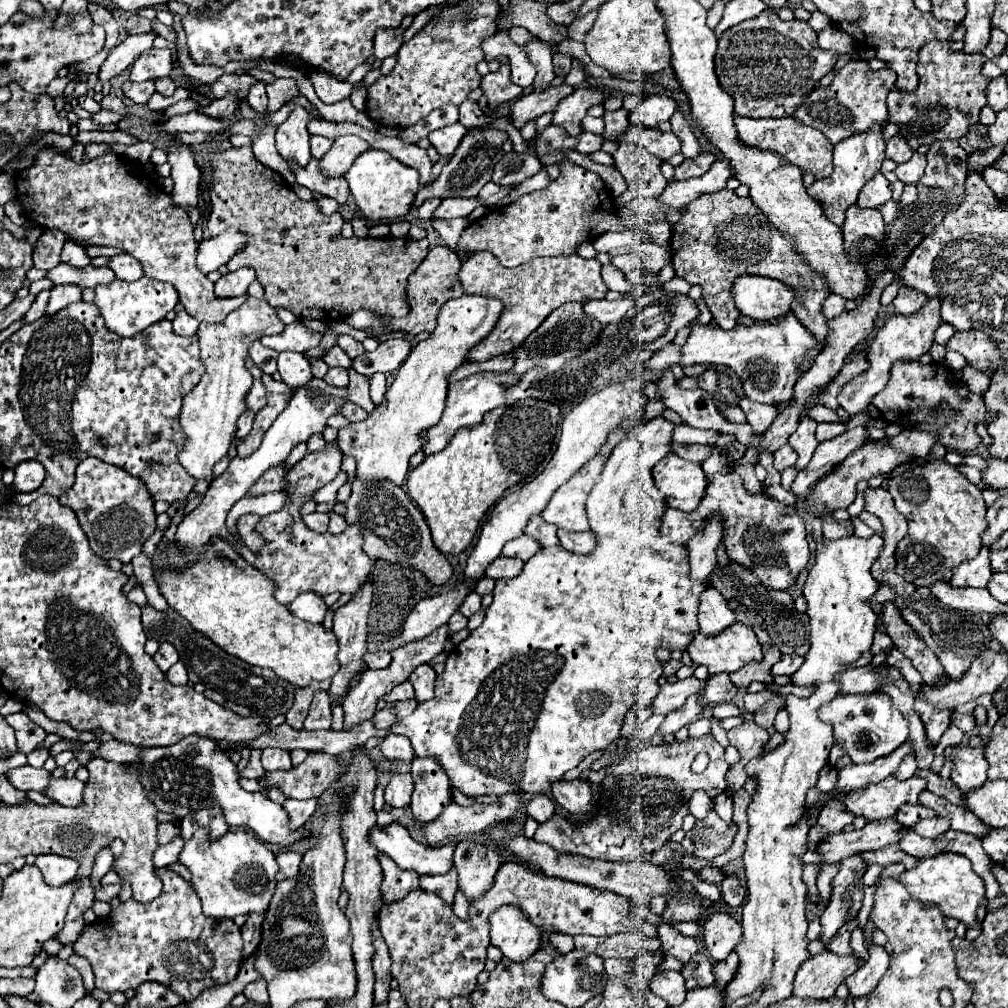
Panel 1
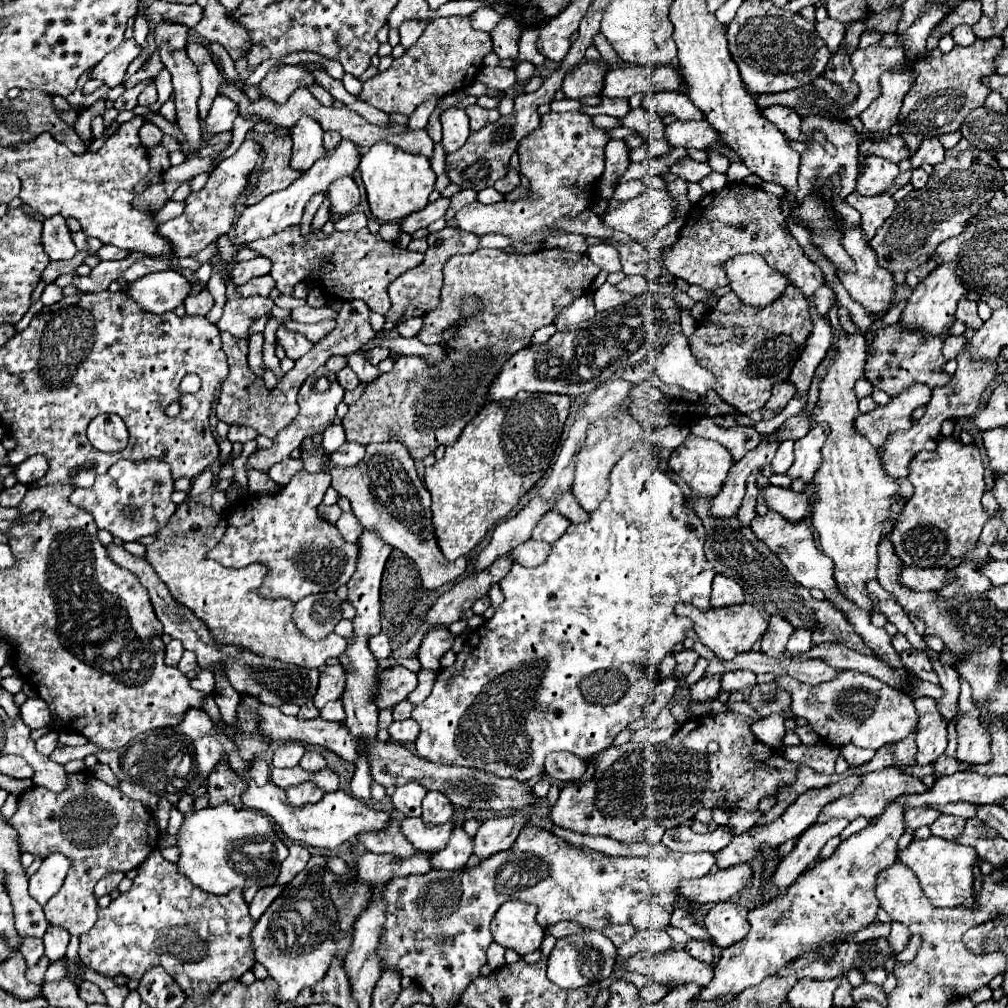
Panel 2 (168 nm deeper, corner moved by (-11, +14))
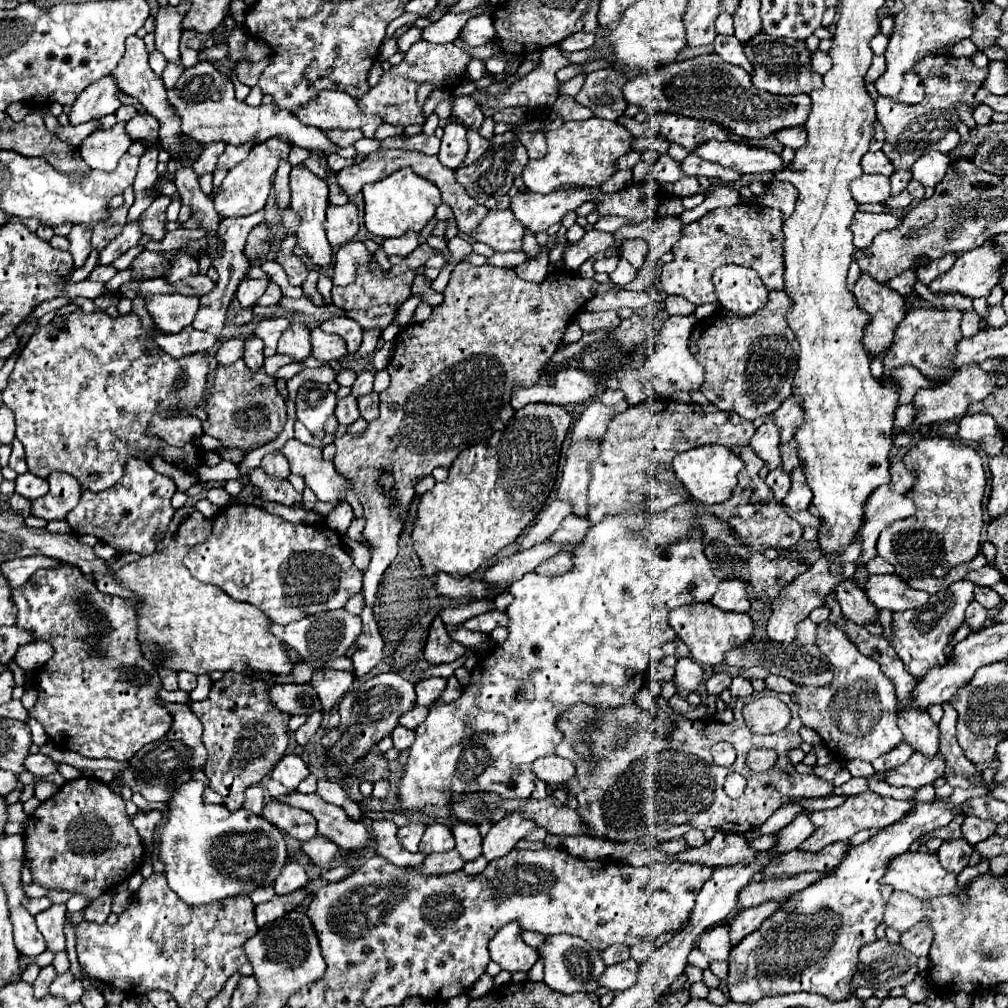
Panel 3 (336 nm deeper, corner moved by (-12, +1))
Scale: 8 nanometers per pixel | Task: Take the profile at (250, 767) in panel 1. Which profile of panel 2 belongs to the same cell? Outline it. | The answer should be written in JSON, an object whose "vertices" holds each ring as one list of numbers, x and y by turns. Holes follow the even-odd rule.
{"vertices":[[257,758,251,766,251,778,255,778,257,786,265,786,269,780,269,764,263,758]]}

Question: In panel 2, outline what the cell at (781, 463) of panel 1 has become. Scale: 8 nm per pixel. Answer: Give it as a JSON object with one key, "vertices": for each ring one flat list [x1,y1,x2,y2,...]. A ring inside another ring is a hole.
{"vertices":[[787,440,779,446,775,458,771,460,771,470,775,474,785,474,793,464,793,440]]}

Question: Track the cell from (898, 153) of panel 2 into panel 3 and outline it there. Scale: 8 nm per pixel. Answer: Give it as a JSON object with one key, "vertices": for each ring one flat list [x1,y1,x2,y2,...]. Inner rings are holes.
{"vertices":[[876,151,876,153,866,153,864,157,862,157,862,169,866,171,866,173,882,173,882,175,886,175,886,177,890,177,892,173,894,173,894,167,892,167,892,163,888,161,888,157,882,153,882,151]]}

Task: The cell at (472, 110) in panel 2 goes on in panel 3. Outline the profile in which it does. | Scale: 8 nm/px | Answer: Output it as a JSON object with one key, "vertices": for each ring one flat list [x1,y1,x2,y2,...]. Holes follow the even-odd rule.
{"vertices":[[468,131,468,145,470,145,470,151,468,151,466,159,464,159,464,165,474,163,484,151,488,151,488,147,490,147,490,139,482,137,478,131]]}

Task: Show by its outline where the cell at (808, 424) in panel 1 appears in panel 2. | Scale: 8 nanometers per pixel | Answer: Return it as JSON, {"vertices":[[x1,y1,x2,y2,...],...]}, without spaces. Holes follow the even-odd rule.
{"vertices":[[813,424,807,436,803,436,801,440,795,440,795,462,787,470,787,476,791,480,801,478,805,486,811,484,815,472,821,466,821,448,823,448,825,438,827,438,825,426]]}

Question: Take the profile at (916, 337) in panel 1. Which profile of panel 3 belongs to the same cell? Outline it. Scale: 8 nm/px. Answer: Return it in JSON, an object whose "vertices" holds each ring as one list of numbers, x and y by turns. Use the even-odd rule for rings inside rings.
{"vertices":[[994,245,976,247,960,255,952,269,928,285,932,293,960,293,964,297,988,297,1000,281,1004,253]]}

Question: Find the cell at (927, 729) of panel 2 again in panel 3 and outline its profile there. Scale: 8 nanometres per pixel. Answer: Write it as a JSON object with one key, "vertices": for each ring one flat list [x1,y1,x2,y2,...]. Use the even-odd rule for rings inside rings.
{"vertices":[[920,751,914,753,908,763,892,769,886,773,888,779,886,783,896,785,896,787,912,787,912,789,920,789,922,785,934,783,938,777,944,775,944,755,936,753,934,757,926,757]]}

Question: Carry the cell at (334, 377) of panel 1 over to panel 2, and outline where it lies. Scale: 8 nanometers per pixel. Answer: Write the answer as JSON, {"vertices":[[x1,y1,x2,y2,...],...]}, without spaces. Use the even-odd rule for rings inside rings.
{"vertices":[[343,368,339,374,337,374,337,382,343,386,343,390,355,390,359,386,359,380,355,376,355,372,351,372,351,368]]}

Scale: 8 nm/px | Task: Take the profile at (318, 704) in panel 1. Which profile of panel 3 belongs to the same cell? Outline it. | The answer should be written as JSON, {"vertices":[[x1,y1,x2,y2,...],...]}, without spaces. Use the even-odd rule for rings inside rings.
{"vertices":[[320,669,314,673,310,685,316,689,320,703,322,703,322,711,328,713,346,691,350,691,354,683,352,673,348,671,334,671,334,669]]}

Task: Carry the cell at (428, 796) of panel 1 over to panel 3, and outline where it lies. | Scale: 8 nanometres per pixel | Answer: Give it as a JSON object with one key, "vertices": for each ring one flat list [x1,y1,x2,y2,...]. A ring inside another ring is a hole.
{"vertices":[[442,823,428,825,420,841,420,851,430,855,430,853,442,853,450,849,454,849,454,837,452,837,450,827]]}

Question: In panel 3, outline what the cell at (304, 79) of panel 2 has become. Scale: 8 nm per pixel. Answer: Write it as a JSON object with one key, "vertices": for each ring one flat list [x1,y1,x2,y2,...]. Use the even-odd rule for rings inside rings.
{"vertices":[[320,91,314,99,310,99,306,105,300,105,292,111,292,115,304,123,318,129,362,129,364,137,372,137,376,127,380,125,380,119,360,113,356,99,350,95,344,95,342,91]]}

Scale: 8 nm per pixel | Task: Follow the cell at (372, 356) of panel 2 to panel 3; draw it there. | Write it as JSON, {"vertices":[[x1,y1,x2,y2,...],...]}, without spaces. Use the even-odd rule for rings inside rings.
{"vertices":[[358,371,358,377,352,385,352,395,360,397,360,395,366,395,368,391,372,391,374,375,376,375,376,371]]}

